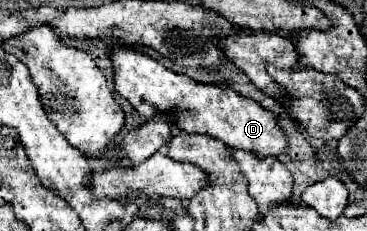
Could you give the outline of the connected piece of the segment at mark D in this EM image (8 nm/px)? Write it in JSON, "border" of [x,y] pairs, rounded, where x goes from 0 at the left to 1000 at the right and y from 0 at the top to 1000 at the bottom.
{"border":[[[313,199],[302,216],[302,268],[313,398],[351,433],[351,450],[395,519],[411,519],[439,485],[460,485],[477,511],[477,545],[499,571],[569,580],[608,606],[624,641],[689,658],[711,693],[728,675],[771,684],[782,589],[760,554],[749,494],[711,468],[695,433],[662,424],[629,381],[542,364],[504,320],[477,320],[411,242],[346,199]]]}

